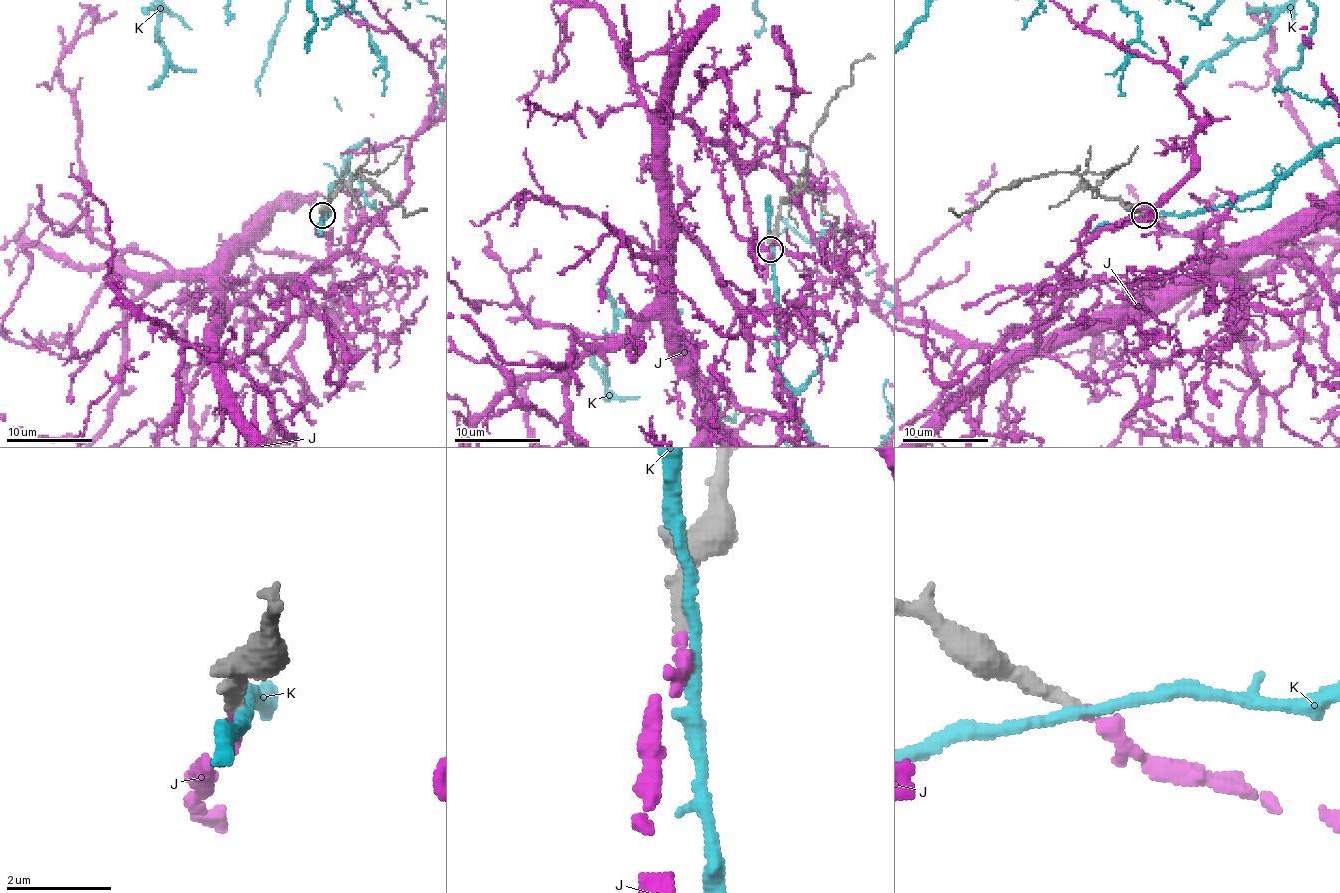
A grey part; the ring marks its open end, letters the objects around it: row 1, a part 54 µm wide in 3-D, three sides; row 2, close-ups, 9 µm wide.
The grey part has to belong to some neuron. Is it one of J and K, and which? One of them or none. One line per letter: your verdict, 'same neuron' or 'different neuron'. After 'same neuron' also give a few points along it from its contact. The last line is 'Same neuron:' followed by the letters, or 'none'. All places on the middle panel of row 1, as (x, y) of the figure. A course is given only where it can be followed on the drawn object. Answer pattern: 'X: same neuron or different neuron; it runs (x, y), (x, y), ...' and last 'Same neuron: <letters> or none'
J: same neuron
K: different neuron
Same neuron: J

